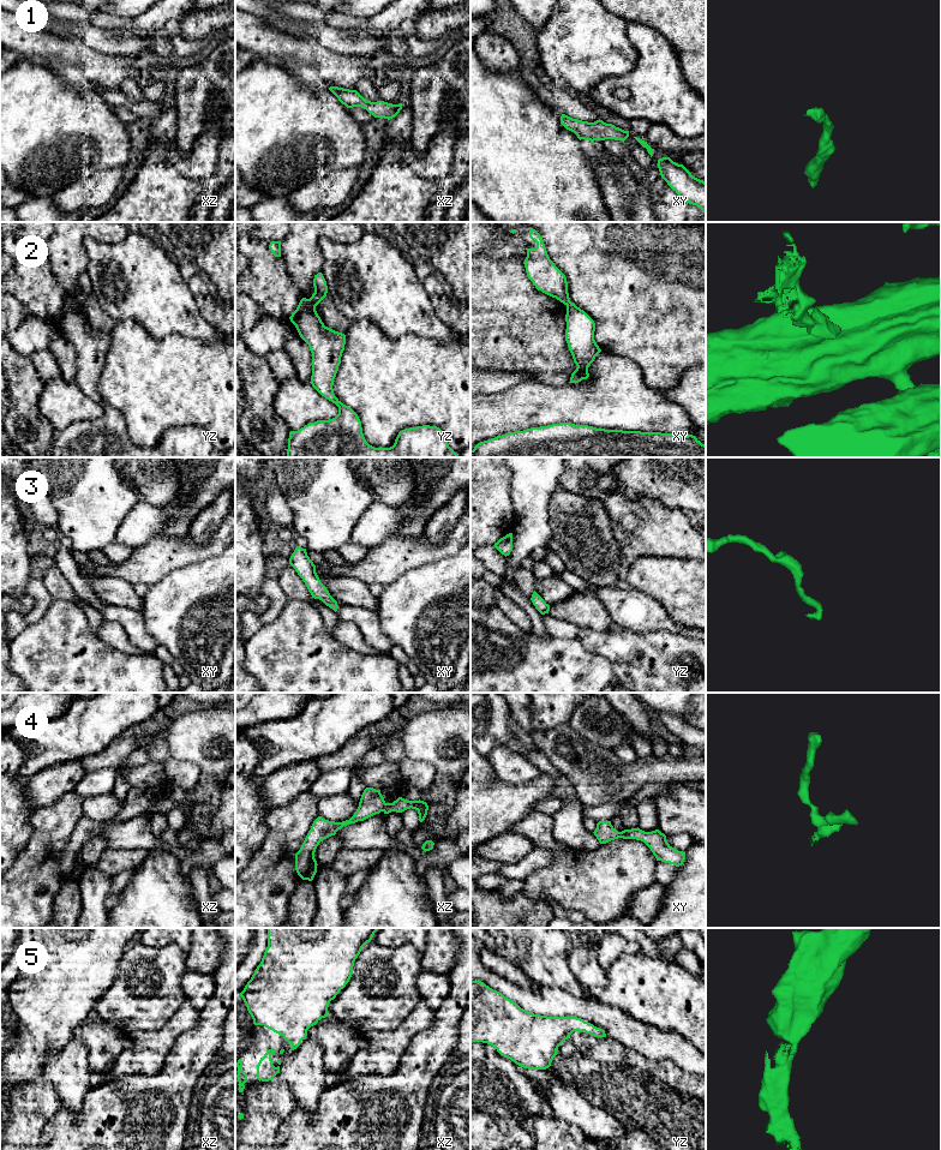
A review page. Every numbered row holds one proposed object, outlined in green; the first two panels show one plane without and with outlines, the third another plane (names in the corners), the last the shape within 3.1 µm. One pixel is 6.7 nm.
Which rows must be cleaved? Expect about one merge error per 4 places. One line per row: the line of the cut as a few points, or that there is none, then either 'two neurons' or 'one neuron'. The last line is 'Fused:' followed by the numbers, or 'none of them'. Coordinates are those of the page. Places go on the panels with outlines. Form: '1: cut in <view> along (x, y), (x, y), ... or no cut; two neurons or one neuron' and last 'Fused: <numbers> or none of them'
1: no cut; one neuron
2: cut in yz along (307, 299), (315, 307); two neurons
3: no cut; one neuron
4: no cut; one neuron
5: no cut; one neuron
Fused: 2

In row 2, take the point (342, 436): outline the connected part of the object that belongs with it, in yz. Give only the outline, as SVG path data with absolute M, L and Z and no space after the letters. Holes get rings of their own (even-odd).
M306 298L300 300L289 319L312 353L312 376L310 383L322 396L338 407L338 414L332 419L317 420L298 431L290 431L287 457L458 457L458 454L449 447L442 430L430 425L400 431L394 445L390 448L374 448L370 445L364 437L358 414L350 407L343 405L335 396L332 389L344 351L346 335L325 327L316 307Z

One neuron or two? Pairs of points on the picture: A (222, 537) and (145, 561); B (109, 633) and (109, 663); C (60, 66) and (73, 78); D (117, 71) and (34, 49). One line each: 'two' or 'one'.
A: one
B: two
C: one
D: one

